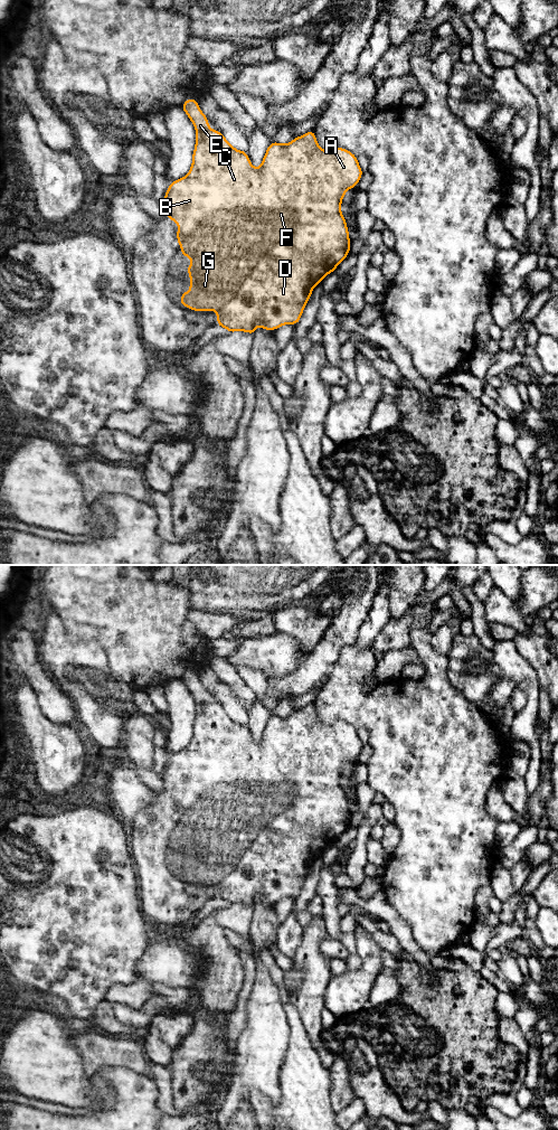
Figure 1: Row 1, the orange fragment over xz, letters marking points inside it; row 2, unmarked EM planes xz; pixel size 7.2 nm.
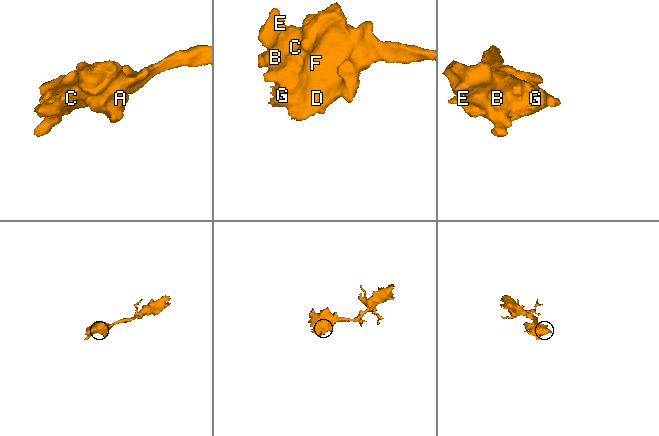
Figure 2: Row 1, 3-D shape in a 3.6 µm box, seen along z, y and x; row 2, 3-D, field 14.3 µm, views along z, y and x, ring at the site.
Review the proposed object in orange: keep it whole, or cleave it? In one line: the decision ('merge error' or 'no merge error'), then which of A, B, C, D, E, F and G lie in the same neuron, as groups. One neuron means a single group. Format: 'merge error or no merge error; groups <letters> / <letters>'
no merge error; groups A B C D E F G

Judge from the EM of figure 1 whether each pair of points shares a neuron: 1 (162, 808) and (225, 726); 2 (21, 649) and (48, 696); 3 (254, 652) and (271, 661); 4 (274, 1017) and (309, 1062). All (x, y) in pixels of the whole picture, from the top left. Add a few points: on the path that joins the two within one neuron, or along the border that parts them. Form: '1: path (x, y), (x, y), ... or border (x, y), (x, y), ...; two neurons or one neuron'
1: path (182, 788), (218, 752), (218, 746); one neuron
2: path (25, 660), (43, 685); one neuron
3: path (258, 653), (263, 653), (266, 657); one neuron
4: border (285, 1009), (289, 1039), (285, 1056), (282, 1061); two neurons

